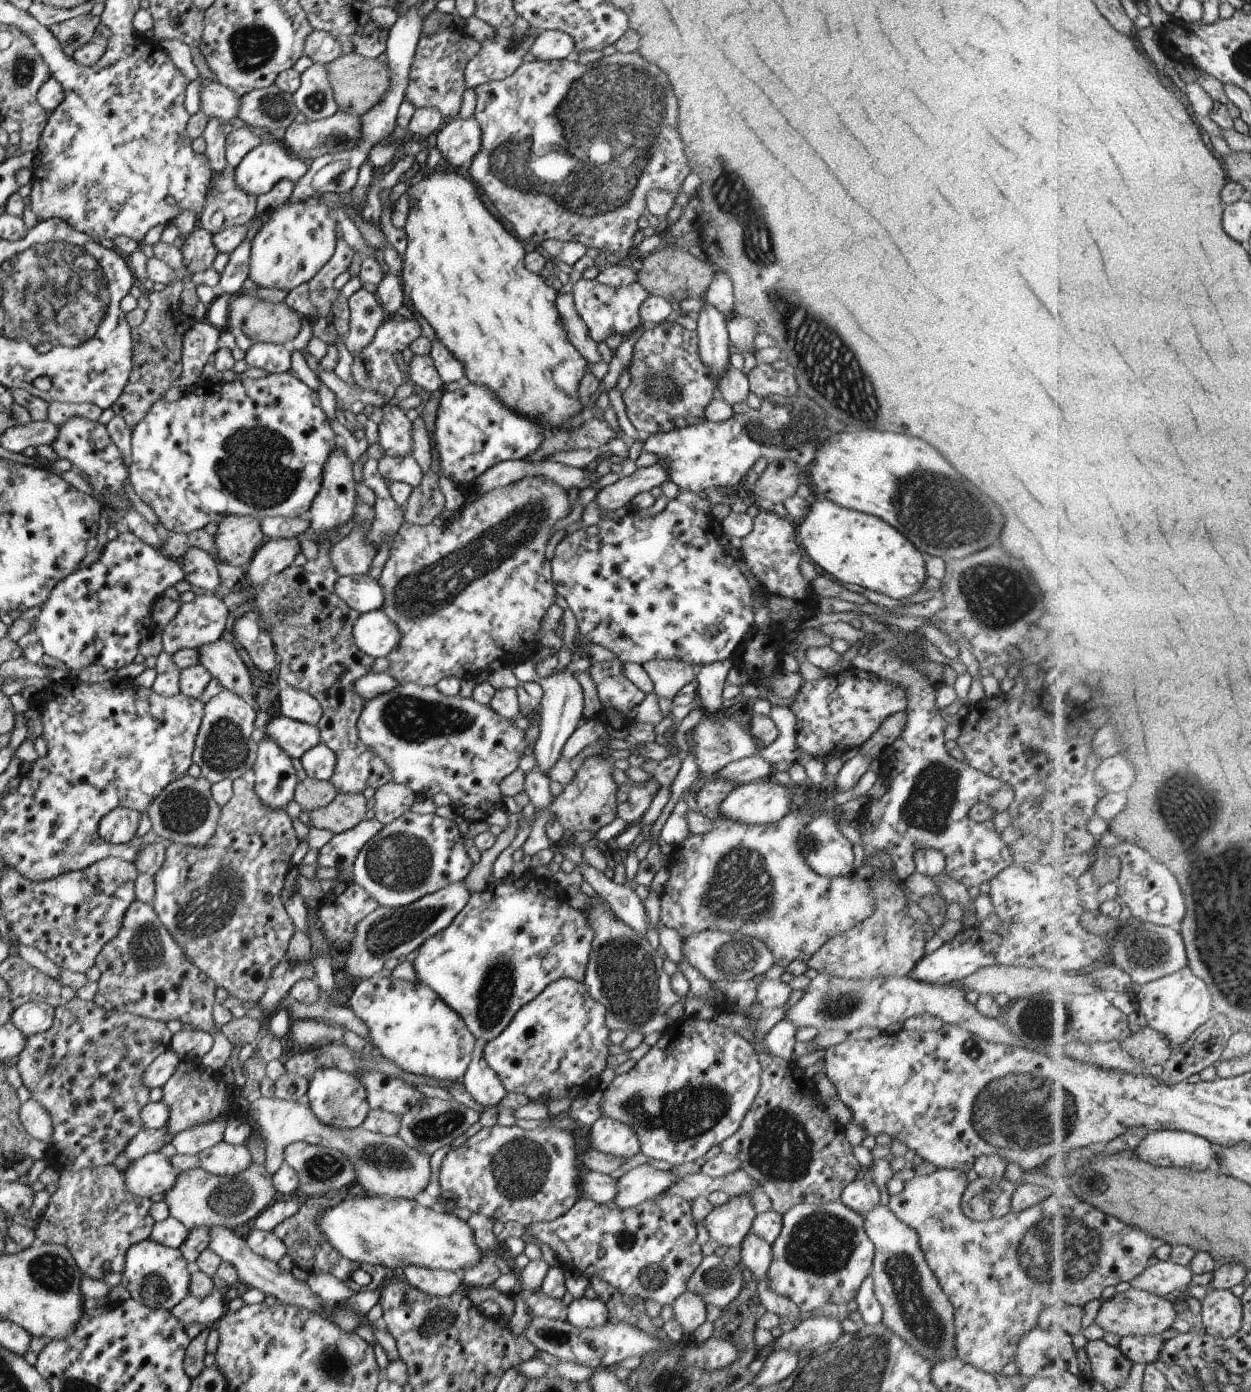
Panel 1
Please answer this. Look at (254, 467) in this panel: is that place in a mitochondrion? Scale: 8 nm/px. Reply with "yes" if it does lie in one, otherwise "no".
yes

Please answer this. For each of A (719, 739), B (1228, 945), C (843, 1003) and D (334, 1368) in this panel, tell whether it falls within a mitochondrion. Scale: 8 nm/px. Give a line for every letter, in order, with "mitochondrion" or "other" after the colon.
A: mitochondrion
B: mitochondrion
C: mitochondrion
D: mitochondrion

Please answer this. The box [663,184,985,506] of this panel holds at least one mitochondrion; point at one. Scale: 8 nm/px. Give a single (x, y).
(837, 382)

